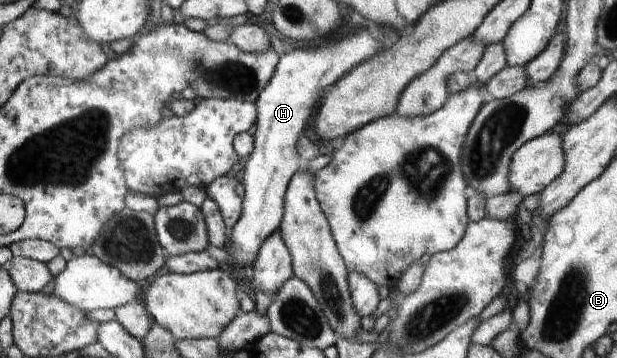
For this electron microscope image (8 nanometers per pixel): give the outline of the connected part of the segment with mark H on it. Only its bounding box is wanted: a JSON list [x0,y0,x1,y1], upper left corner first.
[225,29,379,278]

